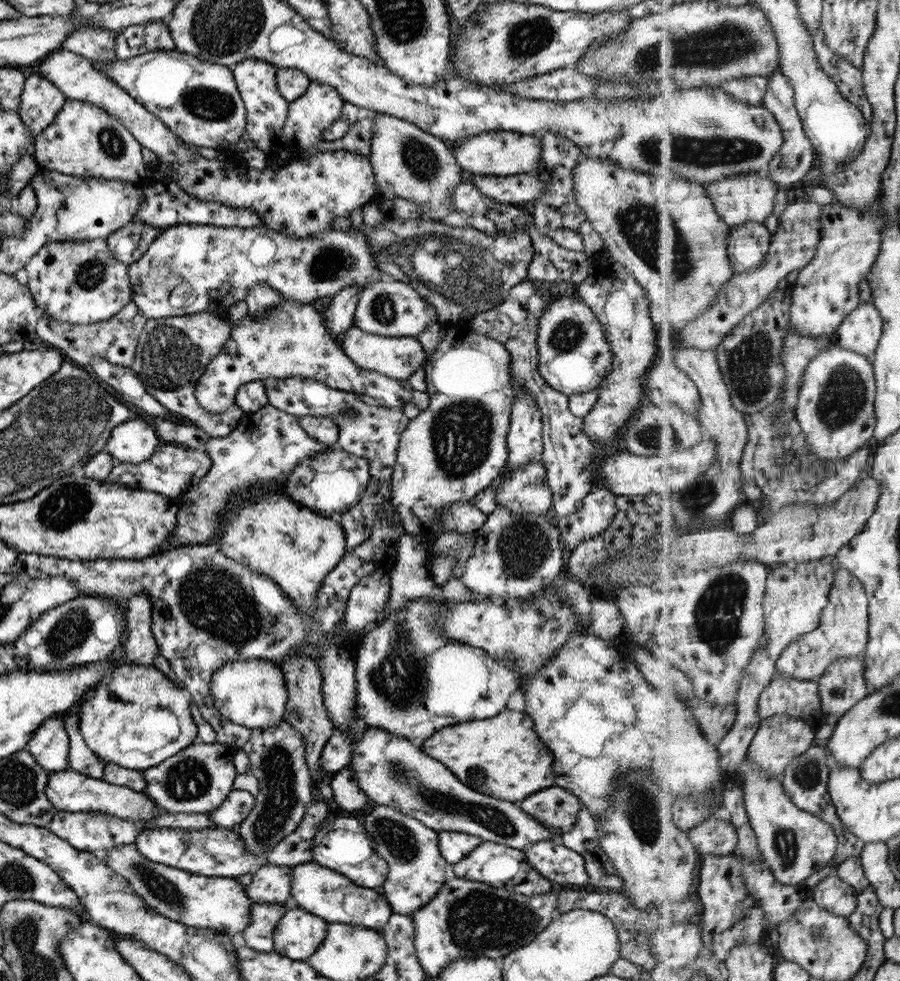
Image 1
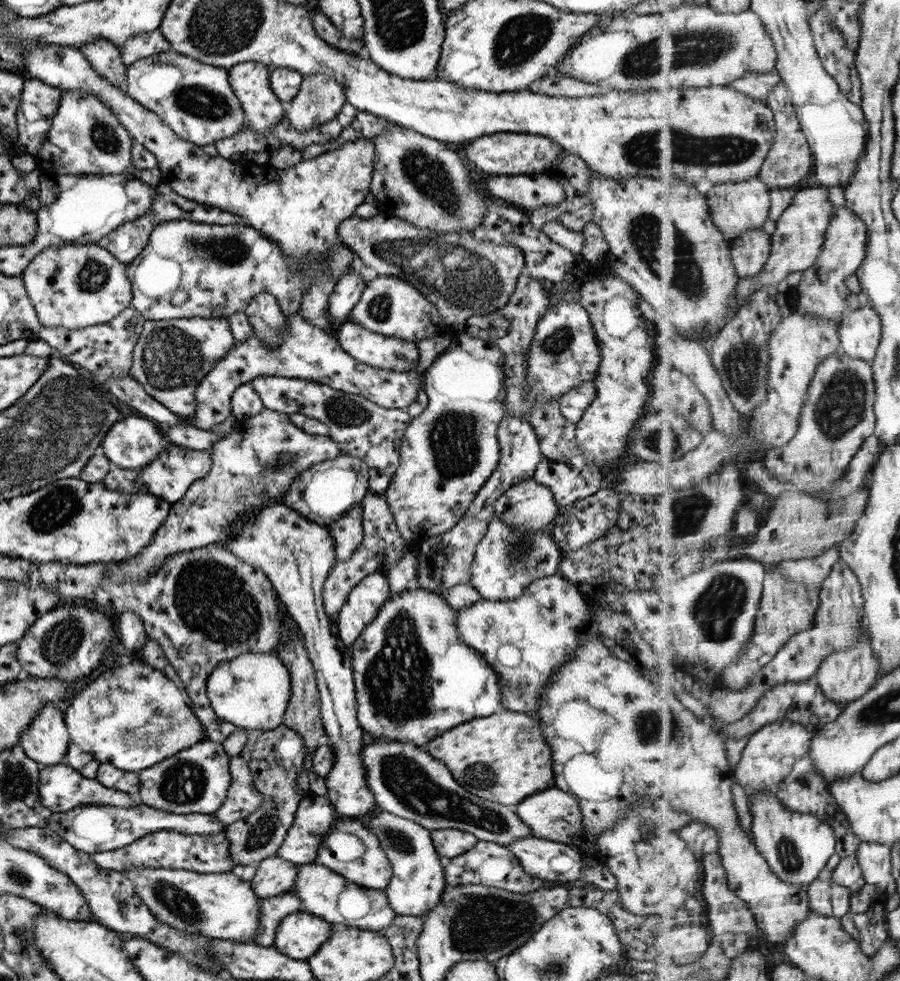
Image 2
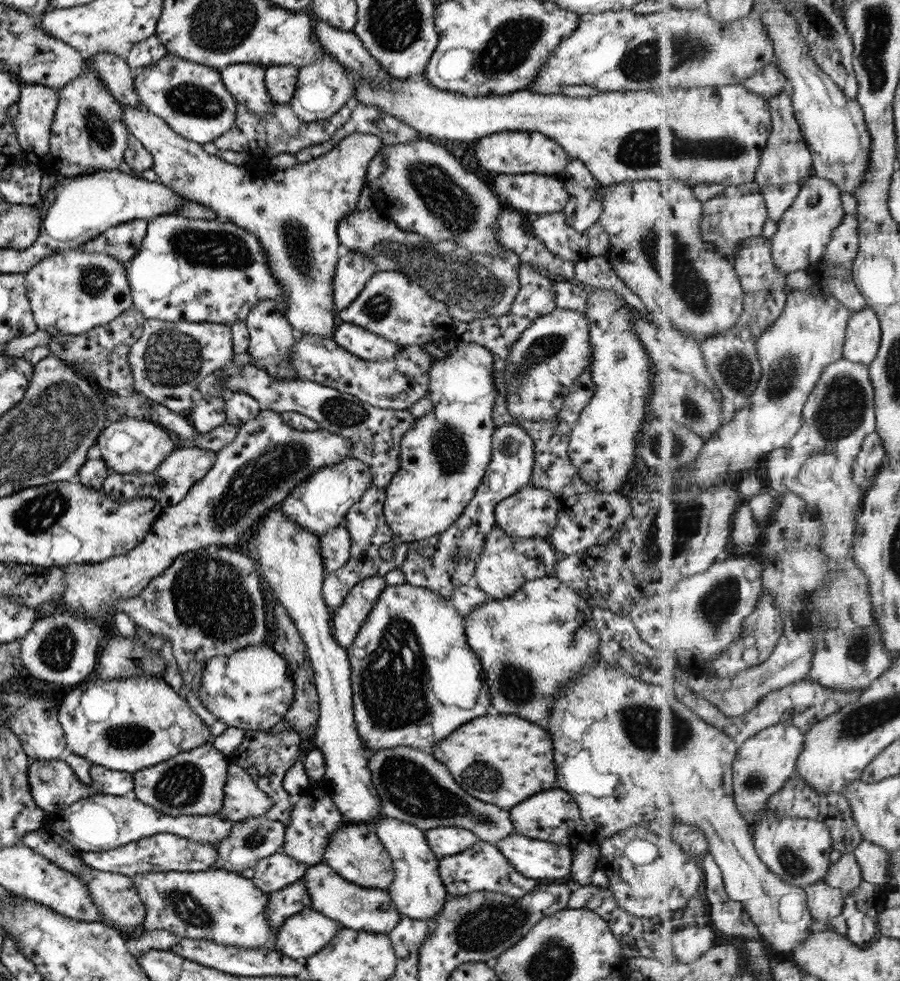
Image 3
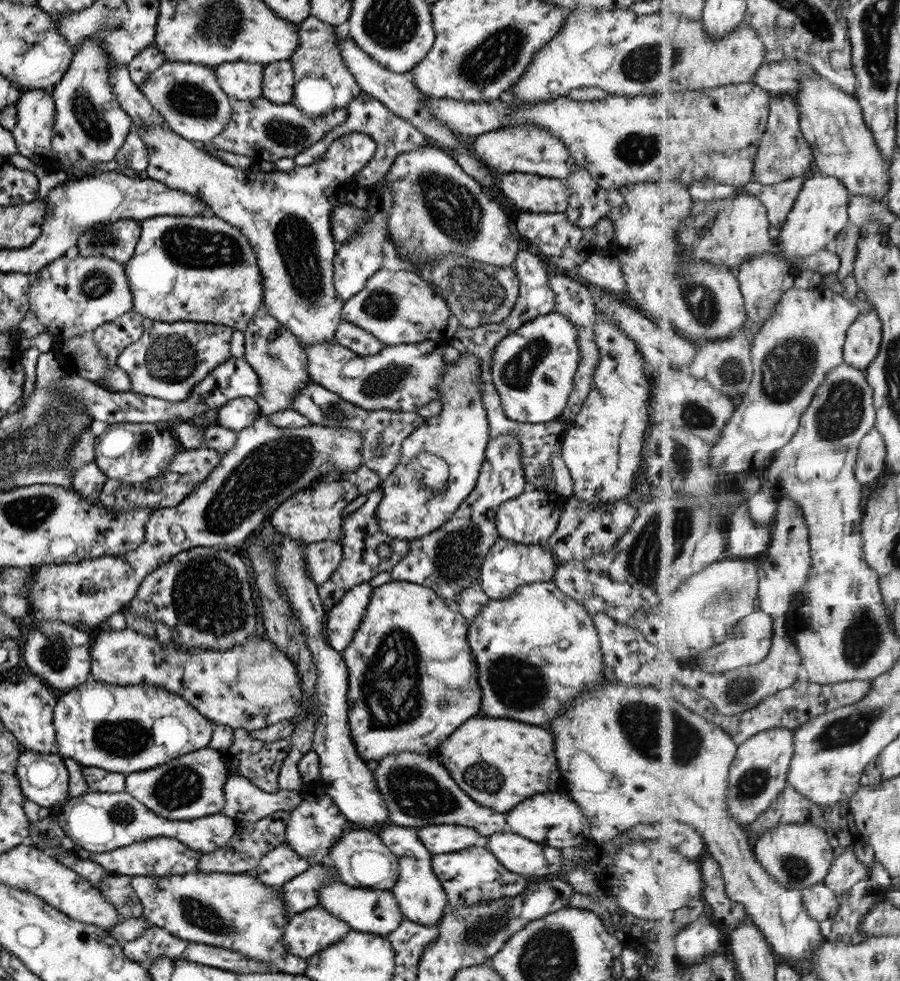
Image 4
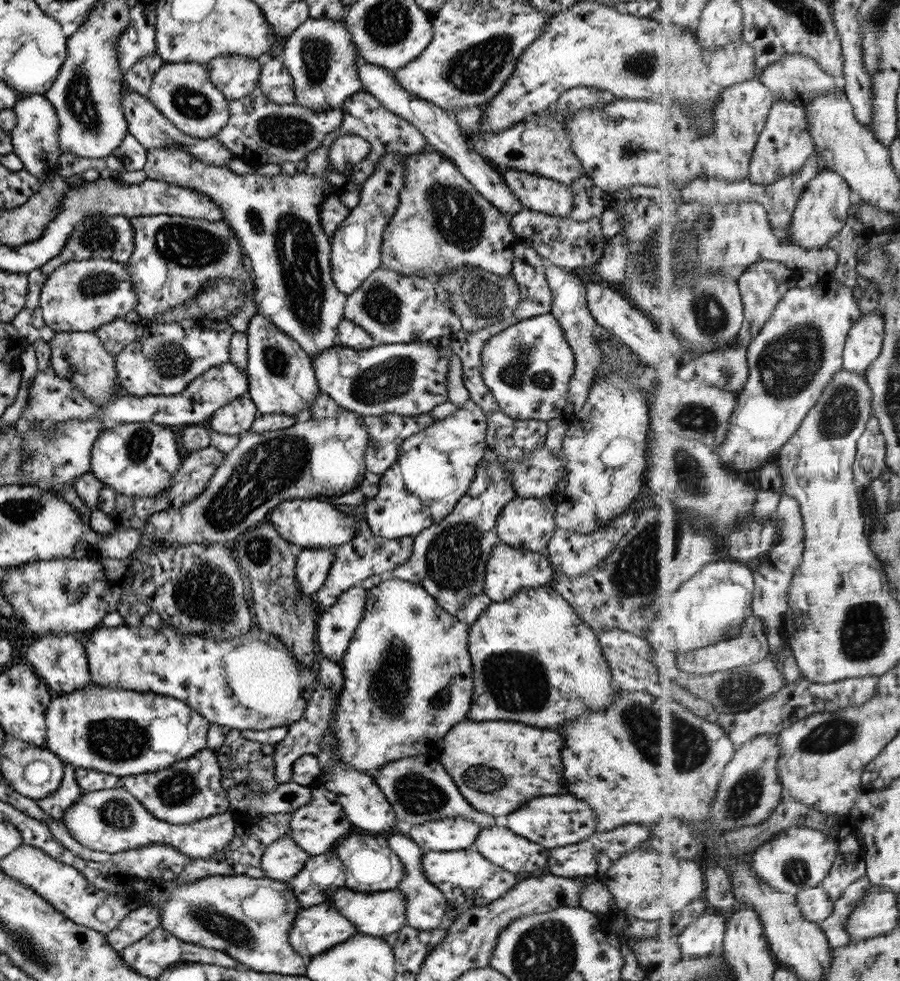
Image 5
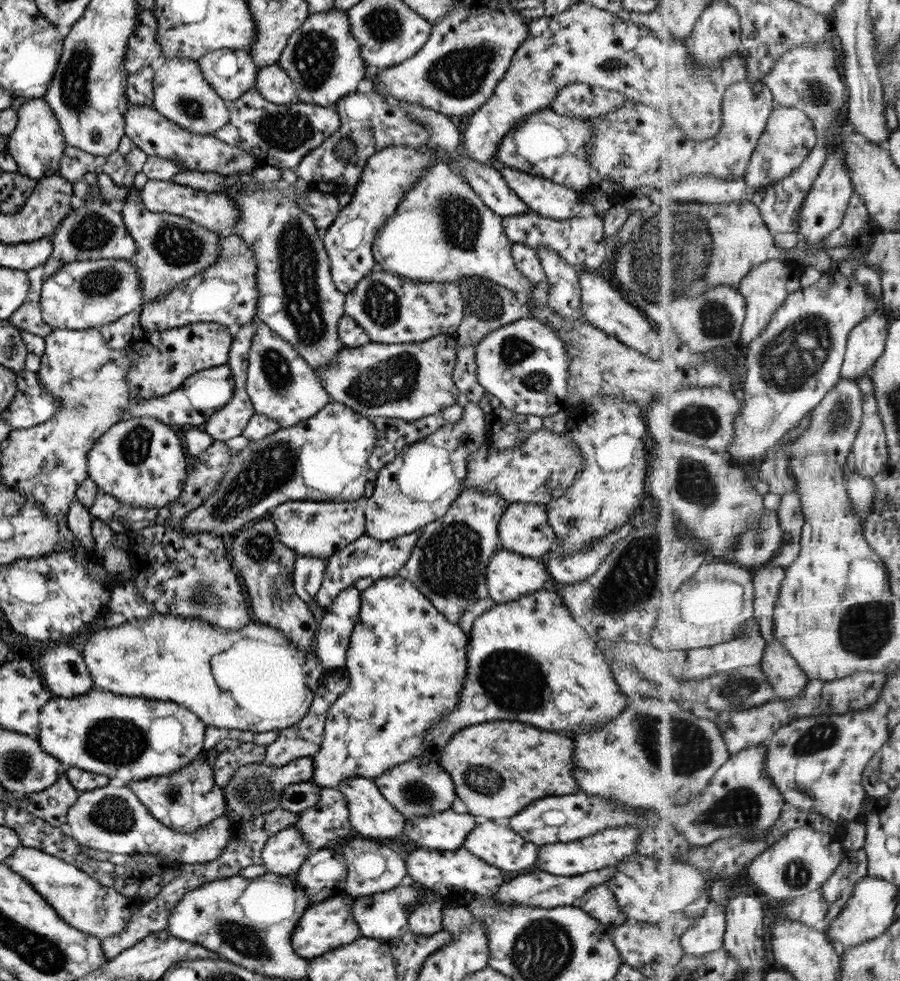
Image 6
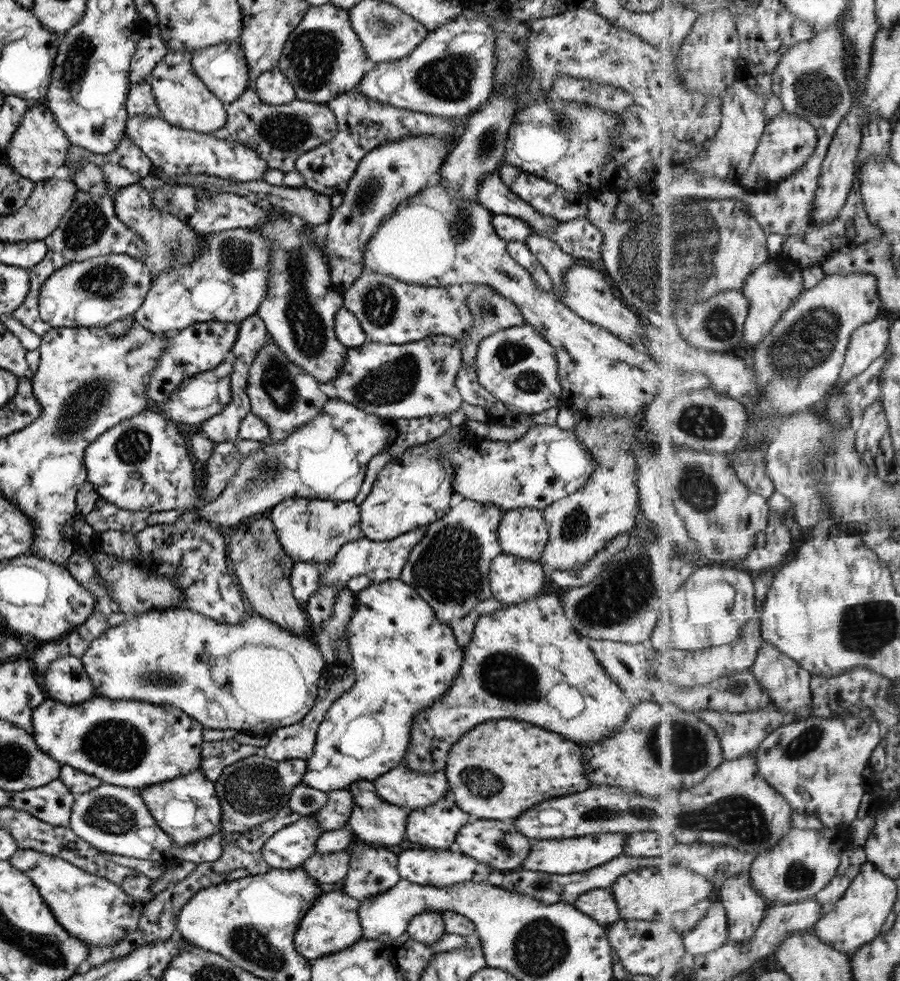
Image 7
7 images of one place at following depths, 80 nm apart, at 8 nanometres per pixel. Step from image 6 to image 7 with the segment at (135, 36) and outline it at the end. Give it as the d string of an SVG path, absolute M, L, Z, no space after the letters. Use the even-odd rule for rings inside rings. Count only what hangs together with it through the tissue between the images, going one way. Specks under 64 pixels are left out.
M156 25L145 26L149 29L145 37L139 39L135 45L134 54L130 59L128 69L129 83L139 83L148 79L155 63L168 51L168 46L161 37Z

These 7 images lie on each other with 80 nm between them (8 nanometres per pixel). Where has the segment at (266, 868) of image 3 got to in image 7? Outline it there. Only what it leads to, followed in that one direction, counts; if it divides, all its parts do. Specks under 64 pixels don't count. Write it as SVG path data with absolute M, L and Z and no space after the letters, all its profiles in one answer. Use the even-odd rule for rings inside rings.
M309 816L281 828L262 846L262 859L271 869L293 870L314 853L314 846L321 828Z

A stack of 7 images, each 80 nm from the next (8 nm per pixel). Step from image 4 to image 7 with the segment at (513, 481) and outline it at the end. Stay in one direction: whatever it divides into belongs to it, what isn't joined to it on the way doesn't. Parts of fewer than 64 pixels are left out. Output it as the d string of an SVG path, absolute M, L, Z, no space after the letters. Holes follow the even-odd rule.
M454 499L443 518L426 525L423 538L408 554L398 580L409 585L433 609L439 623L452 625L469 615L478 602L492 597L487 570L491 560L501 553L496 530L502 513L492 504Z

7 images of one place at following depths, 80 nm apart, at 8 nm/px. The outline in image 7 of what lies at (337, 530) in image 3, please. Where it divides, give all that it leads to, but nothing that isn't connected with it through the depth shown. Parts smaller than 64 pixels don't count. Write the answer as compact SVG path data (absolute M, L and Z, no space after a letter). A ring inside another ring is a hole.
M295 562L290 570L291 596L303 604L319 588L321 565L311 562Z

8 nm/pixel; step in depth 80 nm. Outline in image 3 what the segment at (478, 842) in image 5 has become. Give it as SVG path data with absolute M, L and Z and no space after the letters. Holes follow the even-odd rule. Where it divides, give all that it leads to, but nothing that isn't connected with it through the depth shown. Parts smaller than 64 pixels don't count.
M516 833L501 837L493 844L521 876L533 880L553 878L557 882L568 882L571 848Z

